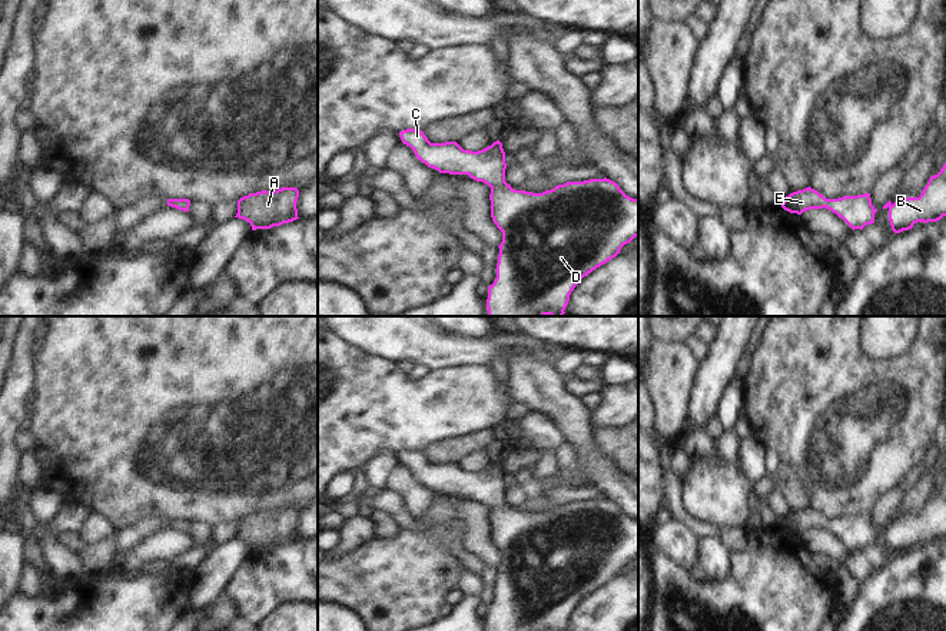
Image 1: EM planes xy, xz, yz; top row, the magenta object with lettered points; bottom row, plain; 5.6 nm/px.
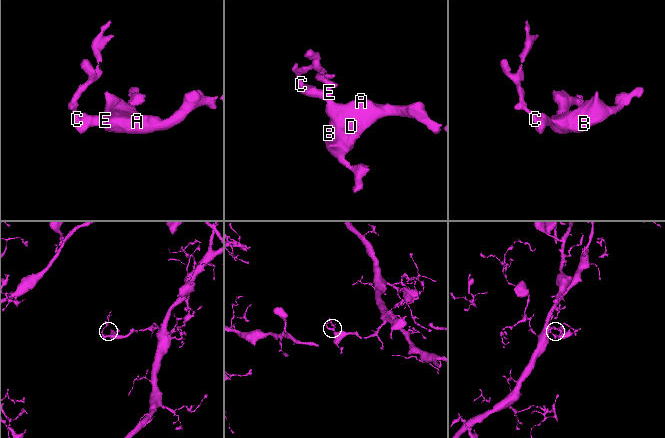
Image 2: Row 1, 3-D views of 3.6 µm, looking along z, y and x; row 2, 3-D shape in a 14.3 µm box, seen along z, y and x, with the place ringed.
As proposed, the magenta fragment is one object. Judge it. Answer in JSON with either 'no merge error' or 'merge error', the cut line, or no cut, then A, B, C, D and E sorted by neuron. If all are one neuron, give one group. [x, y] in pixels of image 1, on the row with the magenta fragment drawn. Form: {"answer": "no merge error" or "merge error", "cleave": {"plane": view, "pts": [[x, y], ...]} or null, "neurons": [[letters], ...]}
{"answer": "no merge error", "cleave": null, "neurons": [["A", "B", "C", "D", "E"]]}

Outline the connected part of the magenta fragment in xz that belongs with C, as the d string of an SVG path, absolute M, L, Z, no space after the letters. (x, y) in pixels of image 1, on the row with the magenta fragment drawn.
M415 129L399 132L399 137L428 167L439 173L468 175L491 187L491 217L502 232L502 242L498 246L497 278L488 286L488 316L562 316L578 282L615 258L624 245L638 236L638 199L627 196L615 182L607 177L567 182L542 193L515 190L505 182L505 152L499 140L472 152L464 150L457 142L431 143L422 130Z

